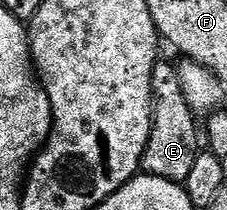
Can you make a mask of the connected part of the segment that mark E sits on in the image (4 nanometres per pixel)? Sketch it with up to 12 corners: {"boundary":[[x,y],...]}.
{"boundary":[[178,65],[152,71],[154,122],[141,172],[184,183],[200,121]]}

